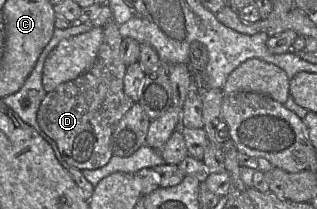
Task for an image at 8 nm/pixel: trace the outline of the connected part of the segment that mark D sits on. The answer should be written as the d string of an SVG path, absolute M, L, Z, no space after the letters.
M112 19L103 28L103 41L93 66L74 80L48 92L37 111L41 129L53 139L69 166L88 170L105 166L112 153L112 133L133 101L124 92L127 66L121 57L119 25Z

